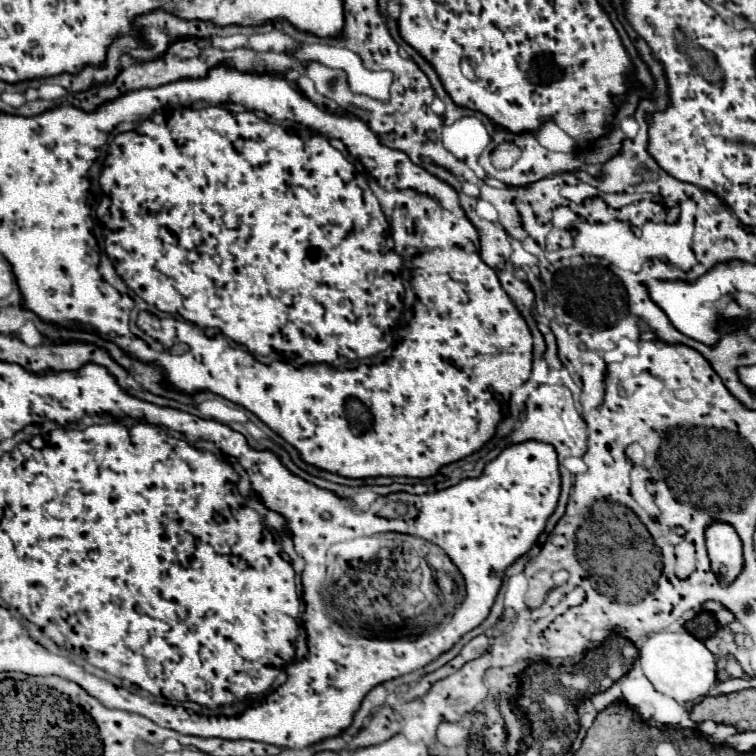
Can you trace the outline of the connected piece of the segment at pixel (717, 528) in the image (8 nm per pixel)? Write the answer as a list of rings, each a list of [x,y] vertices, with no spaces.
[[[712,520],[706,526],[706,548],[716,576],[724,582],[732,582],[742,568],[742,542],[734,526],[722,520]]]

